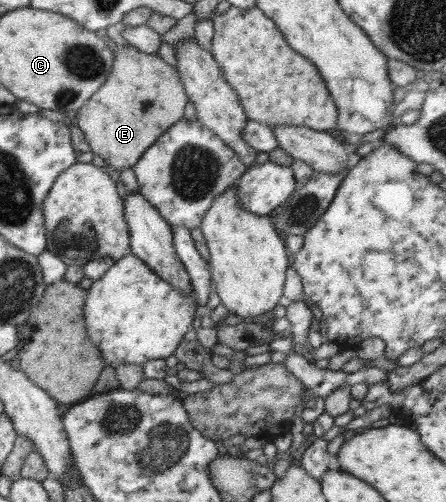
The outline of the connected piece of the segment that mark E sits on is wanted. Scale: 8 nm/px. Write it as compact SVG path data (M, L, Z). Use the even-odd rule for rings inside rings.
M128 45L114 51L111 73L105 83L85 102L76 115L77 125L85 134L91 152L106 160L109 166L121 173L125 168L133 168L143 153L157 141L177 121L183 119L188 102L178 69L165 62L158 53L143 53Z

